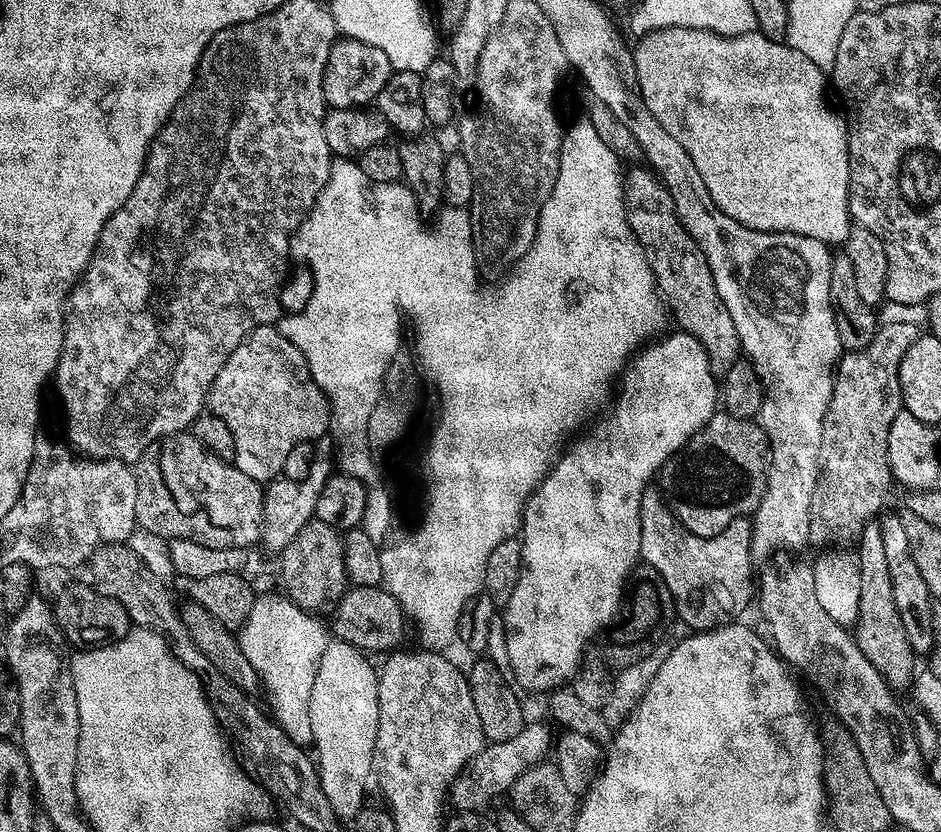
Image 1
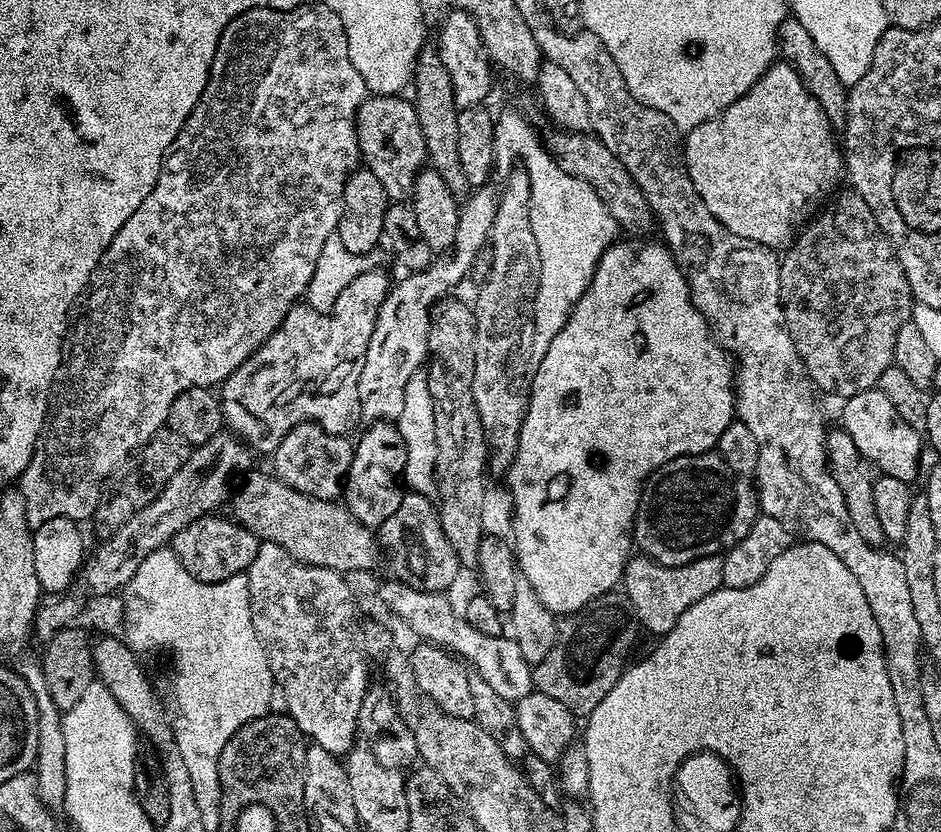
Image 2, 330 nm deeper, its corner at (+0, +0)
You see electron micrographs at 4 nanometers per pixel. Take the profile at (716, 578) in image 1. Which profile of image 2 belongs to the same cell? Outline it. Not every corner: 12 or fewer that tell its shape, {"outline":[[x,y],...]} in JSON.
{"outline":[[723,559],[628,561],[622,591],[641,629],[665,636],[724,587]]}

